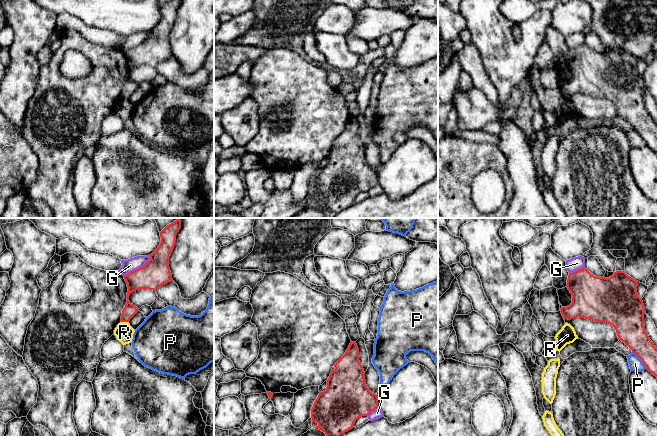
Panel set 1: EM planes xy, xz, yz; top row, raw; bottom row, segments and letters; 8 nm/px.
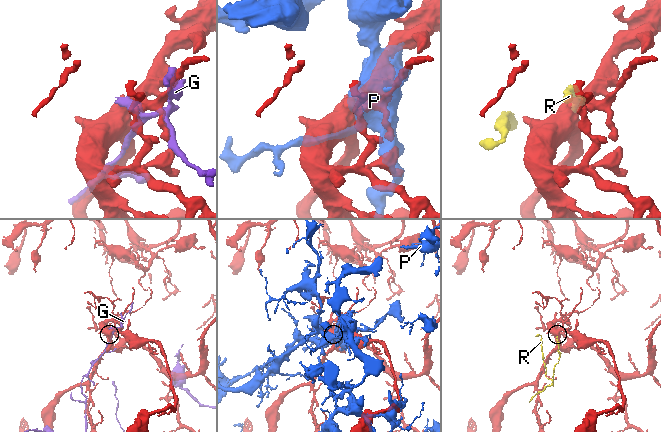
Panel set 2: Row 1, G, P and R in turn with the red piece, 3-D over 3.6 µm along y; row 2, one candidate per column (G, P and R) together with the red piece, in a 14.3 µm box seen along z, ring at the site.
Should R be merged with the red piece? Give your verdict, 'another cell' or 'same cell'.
another cell

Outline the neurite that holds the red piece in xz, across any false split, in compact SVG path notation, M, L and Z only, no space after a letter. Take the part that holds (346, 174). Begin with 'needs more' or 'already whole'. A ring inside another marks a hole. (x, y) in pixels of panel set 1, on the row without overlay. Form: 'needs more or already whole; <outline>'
already whole; M351 117L345 130L335 139L334 143L335 145L331 147L327 156L326 166L319 169L311 185L312 199L316 198L318 200L314 204L324 208L329 216L336 215L351 206L358 194L368 192L372 187L378 184L377 171L372 169L366 161L365 148L359 137L359 125L356 118Z

